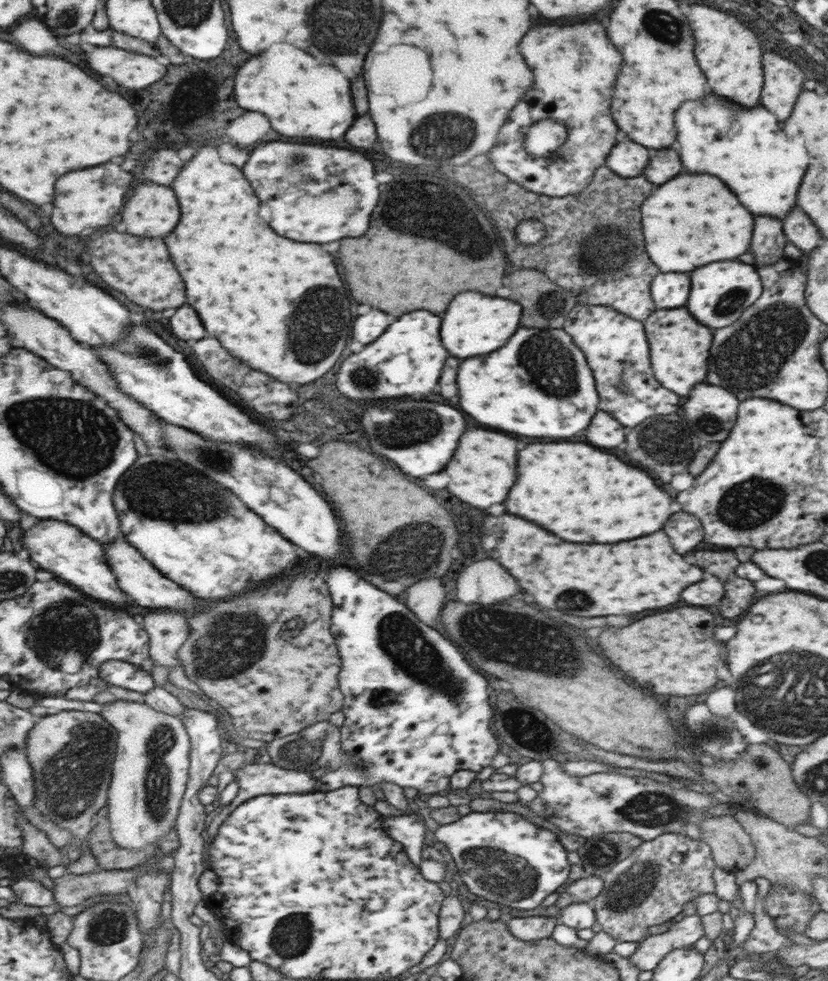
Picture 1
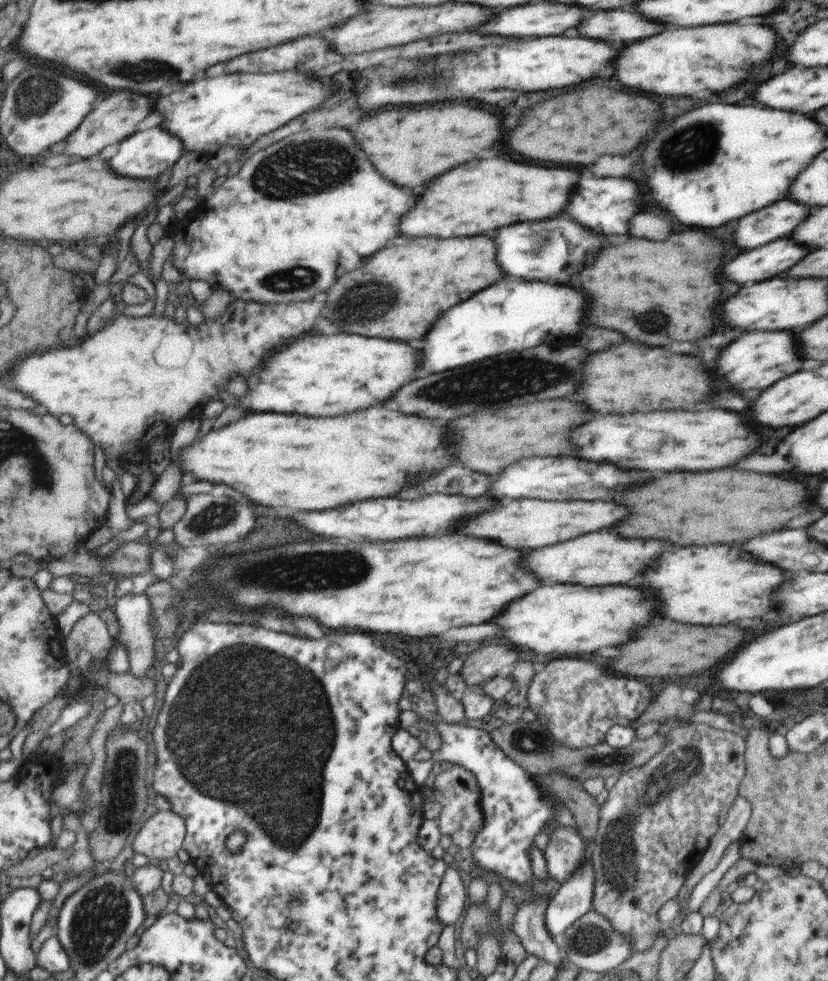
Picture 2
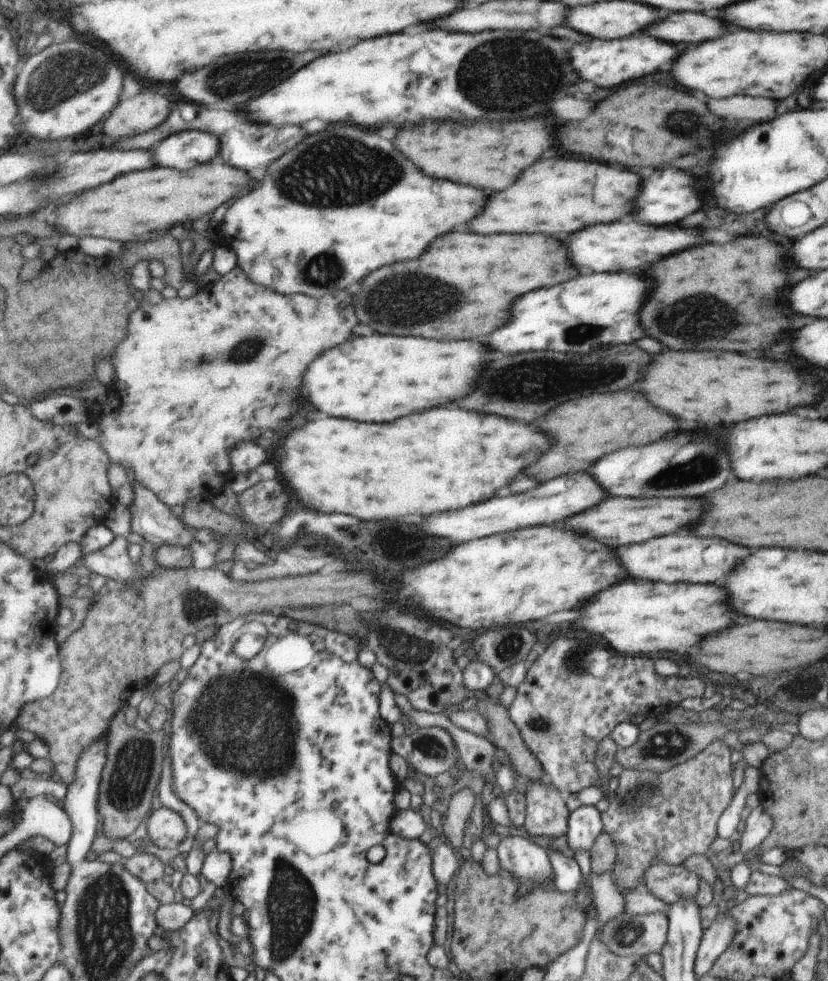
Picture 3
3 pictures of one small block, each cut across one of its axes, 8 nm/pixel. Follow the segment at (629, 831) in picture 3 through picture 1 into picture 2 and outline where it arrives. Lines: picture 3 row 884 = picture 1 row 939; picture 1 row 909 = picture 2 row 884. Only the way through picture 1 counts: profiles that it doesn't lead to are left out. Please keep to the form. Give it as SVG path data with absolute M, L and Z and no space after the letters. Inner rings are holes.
M687 724L685 728L669 730L667 744L663 746L663 752L653 756L645 766L627 770L621 776L617 776L615 780L609 782L609 796L607 796L605 804L601 804L601 808L599 808L597 838L589 848L589 858L591 858L591 866L593 866L593 910L599 912L601 916L605 916L609 920L609 924L619 934L623 934L623 938L631 946L631 954L655 948L655 942L659 940L659 928L661 928L661 920L657 920L659 908L665 906L671 898L677 896L677 892L679 892L683 880L687 878L687 874L695 868L695 864L699 864L705 850L711 846L711 840L719 834L719 830L723 830L723 824L727 822L729 810L735 806L735 800L739 798L739 786L741 786L745 776L747 776L747 740L743 740L743 736L733 734L729 728L727 730L717 730L709 724Z

